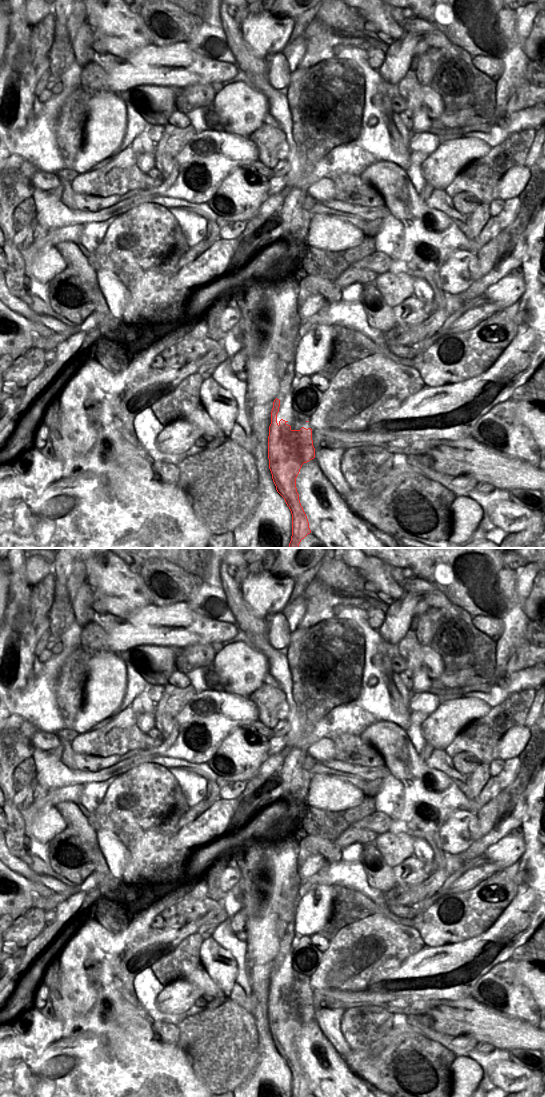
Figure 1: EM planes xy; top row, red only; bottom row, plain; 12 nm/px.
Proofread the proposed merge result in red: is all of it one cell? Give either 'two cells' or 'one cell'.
two cells

